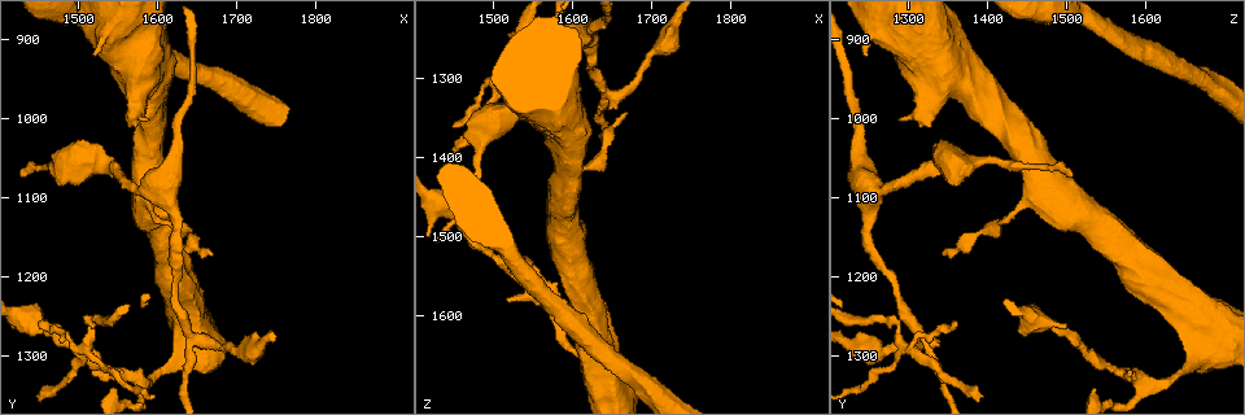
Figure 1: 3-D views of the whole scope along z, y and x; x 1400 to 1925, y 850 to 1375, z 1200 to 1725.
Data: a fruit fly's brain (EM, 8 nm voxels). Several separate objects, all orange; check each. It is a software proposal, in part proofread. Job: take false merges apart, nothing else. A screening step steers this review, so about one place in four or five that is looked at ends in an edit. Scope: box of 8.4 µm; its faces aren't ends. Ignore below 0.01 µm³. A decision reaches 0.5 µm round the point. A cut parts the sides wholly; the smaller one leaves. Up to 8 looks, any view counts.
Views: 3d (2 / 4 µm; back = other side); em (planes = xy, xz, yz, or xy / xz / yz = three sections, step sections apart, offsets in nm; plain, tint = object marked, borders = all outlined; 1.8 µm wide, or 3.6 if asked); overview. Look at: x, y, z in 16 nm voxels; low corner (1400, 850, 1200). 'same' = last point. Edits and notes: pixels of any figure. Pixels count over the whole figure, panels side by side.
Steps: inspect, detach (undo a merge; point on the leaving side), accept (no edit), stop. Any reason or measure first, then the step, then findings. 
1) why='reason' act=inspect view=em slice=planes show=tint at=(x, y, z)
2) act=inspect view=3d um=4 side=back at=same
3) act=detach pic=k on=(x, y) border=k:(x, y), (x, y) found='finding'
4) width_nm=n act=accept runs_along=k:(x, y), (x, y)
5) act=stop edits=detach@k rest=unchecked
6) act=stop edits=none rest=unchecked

why='thin neck' act=inspect view=em slice=planes show=tint at=(1655, 1275, 1325)

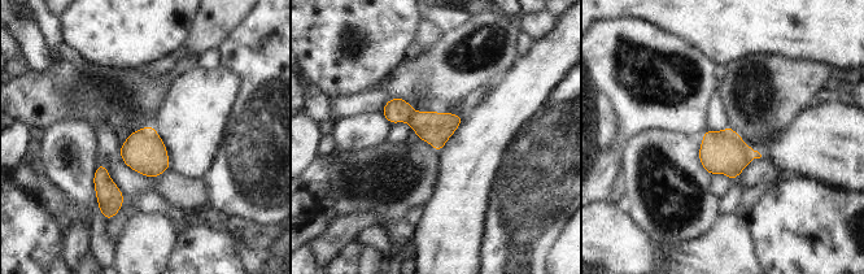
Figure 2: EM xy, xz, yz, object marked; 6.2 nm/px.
width_nm=200 act=detach pic=2 on=(436, 129) found='a second neuron is stuck on'

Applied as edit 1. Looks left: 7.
act=inspect view=overview

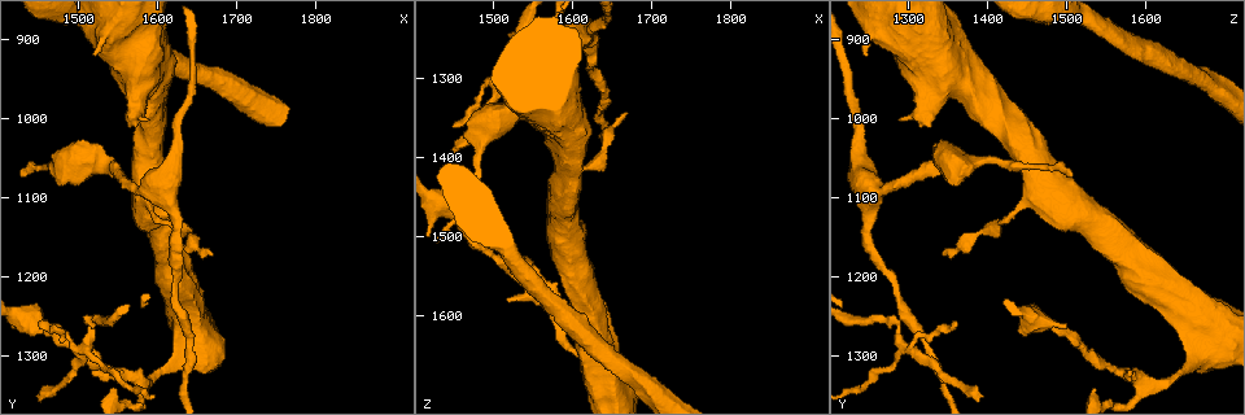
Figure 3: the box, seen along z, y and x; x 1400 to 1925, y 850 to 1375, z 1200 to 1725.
why='four or more arms meet' act=inspect view=em slice=planes show=tint at=(1505, 1290, 1295)

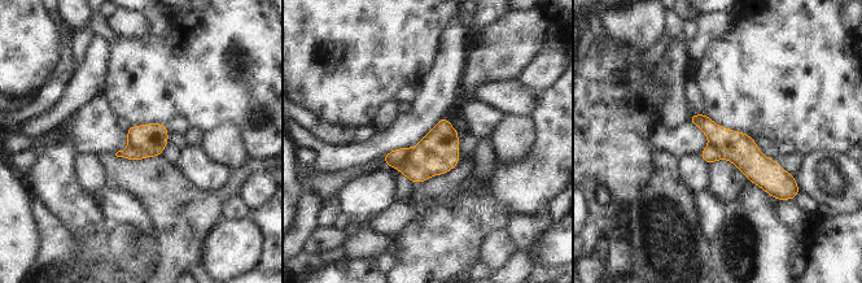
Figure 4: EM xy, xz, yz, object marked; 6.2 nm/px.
width_nm=200 act=detach pic=4 on=(392, 159) border=4:(411, 148), (396, 166) found='a second neuron is stuck on'

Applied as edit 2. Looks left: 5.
why='abrupt turn' act=inspect view=3d um=4 side=back at=(1645, 1265, 1700)

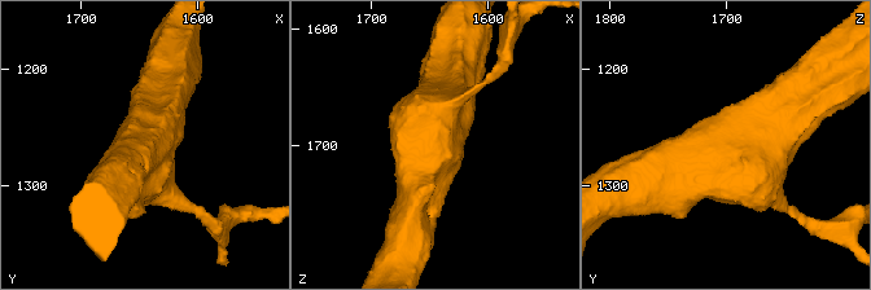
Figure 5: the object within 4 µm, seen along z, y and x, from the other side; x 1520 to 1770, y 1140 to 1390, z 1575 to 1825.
act=inspect view=em um=3.6 slice=planes show=borders at=same

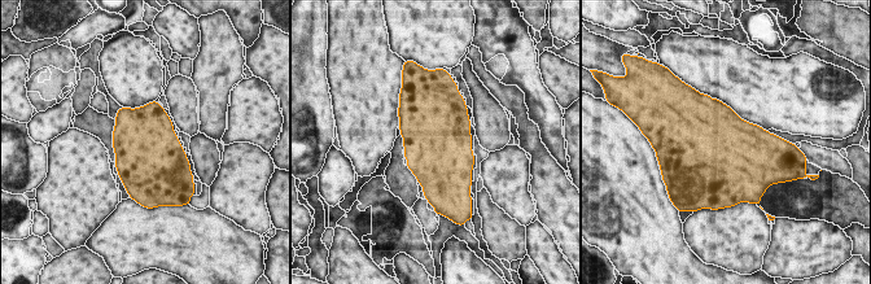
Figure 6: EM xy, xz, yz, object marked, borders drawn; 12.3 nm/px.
act=accept found='all the same neuron'

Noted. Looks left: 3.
act=stop edits=detach@2,detach@4 rest=unchecked

